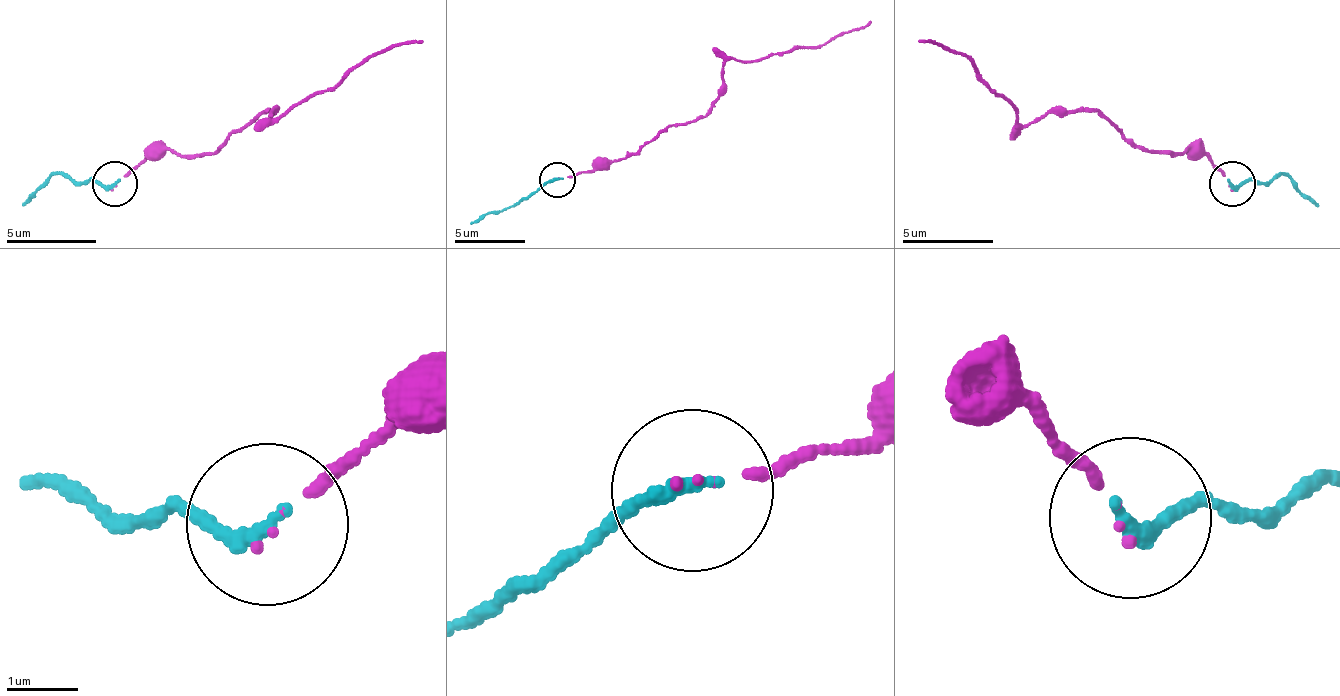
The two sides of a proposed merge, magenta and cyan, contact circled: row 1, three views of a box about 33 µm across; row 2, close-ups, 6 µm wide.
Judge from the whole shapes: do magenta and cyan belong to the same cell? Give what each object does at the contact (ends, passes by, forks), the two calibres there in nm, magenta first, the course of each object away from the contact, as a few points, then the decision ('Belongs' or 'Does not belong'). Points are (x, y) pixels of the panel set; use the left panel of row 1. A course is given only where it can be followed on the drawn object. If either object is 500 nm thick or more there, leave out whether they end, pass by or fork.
At the ring magenta ends. At the ring cyan ends. Thickness 50 nm (magenta) against 200 nm. Course of magenta: (115, 185), (148, 154), (219, 151), (227, 136), (267, 112), (276, 119), (369, 60), (423, 40). Course of cyan: (115, 185), (51, 173), (24, 204). Belongs

